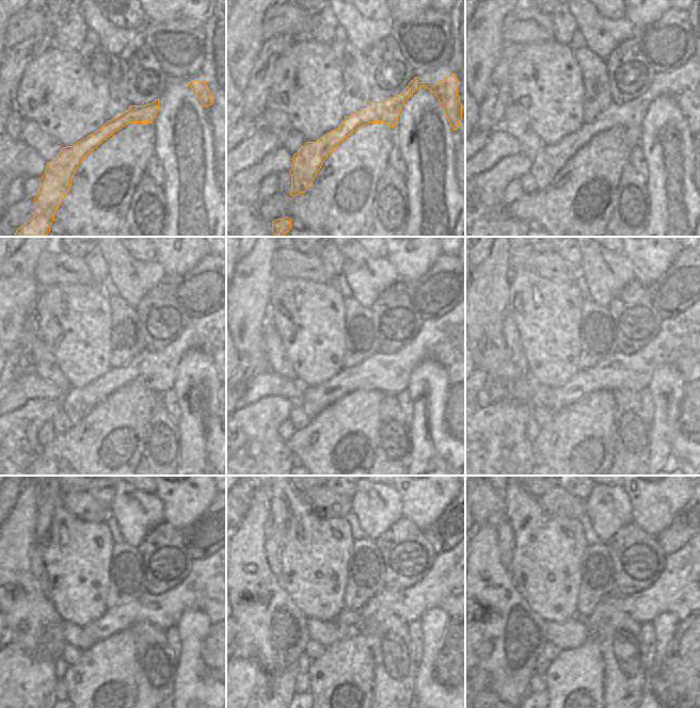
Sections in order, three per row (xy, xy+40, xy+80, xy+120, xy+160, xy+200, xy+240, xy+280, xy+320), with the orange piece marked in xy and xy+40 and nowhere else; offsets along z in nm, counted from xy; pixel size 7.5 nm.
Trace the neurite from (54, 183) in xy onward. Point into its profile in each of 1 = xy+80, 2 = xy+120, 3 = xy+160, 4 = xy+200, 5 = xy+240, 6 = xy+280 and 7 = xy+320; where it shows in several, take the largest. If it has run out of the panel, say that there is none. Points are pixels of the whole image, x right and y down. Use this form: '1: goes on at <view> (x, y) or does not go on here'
1: goes on at xy+80 (546, 163)
2: goes on at xy+120 (156, 370)
3: goes on at xy+160 (443, 339)
4: goes on at xy+200 (682, 341)
5: goes on at xy+240 (204, 588)
6: goes on at xy+280 (443, 588)
7: goes on at xy+320 (682, 591)

